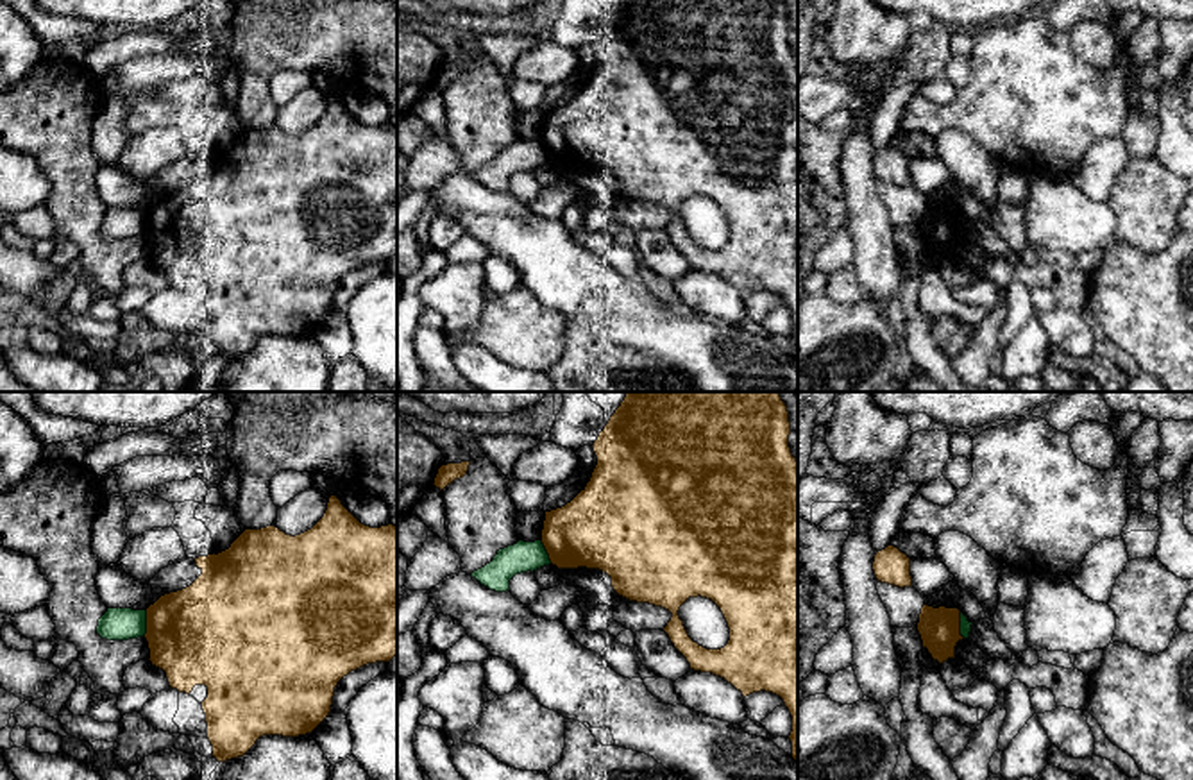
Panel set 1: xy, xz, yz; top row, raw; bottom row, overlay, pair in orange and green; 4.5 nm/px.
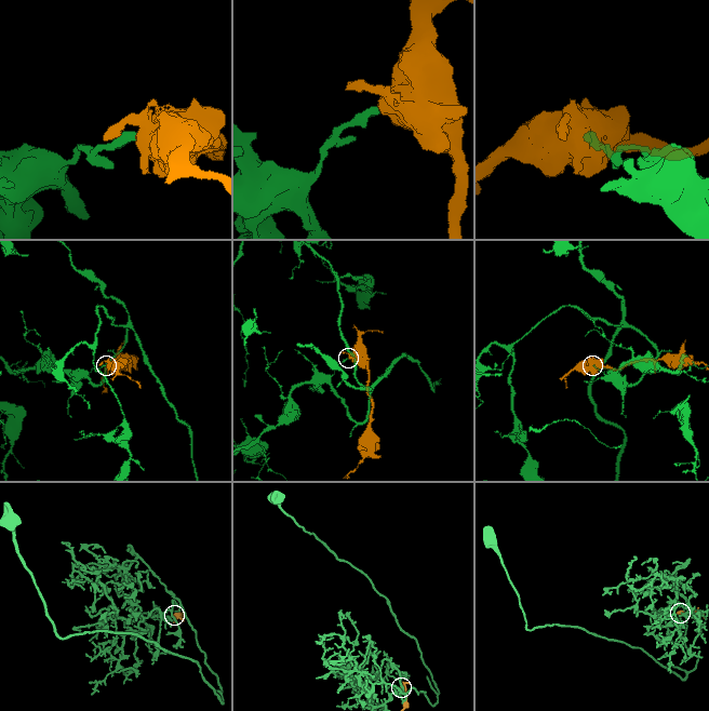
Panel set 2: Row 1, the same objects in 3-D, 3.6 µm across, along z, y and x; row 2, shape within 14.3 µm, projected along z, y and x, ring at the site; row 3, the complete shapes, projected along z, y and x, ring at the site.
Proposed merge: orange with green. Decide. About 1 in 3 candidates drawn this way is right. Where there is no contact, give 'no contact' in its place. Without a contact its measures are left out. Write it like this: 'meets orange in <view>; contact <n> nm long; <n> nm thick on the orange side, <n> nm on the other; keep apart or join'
meets orange in xy; contact 120 nm long; 440 nm thick on the orange side, 140 nm on the other; keep apart

